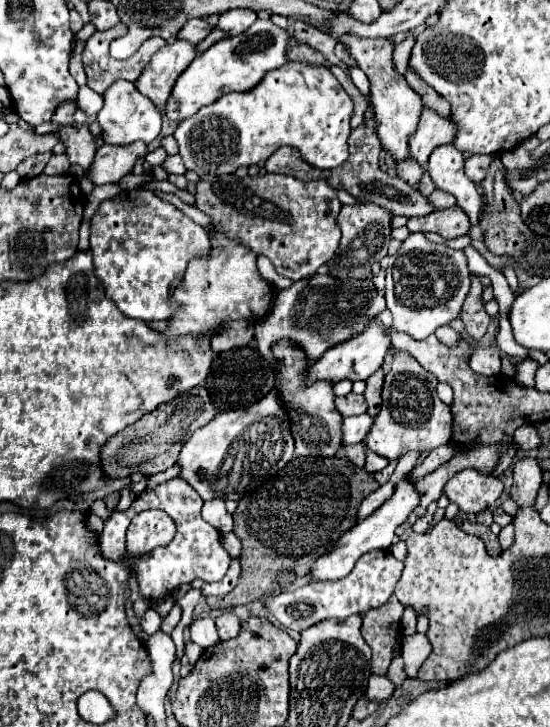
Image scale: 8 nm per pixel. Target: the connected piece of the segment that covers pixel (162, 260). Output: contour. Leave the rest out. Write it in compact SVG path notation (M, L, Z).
M128 190L100 202L90 220L90 252L104 292L130 318L152 322L174 314L168 296L184 278L192 256L210 250L208 234L192 218L150 190Z

